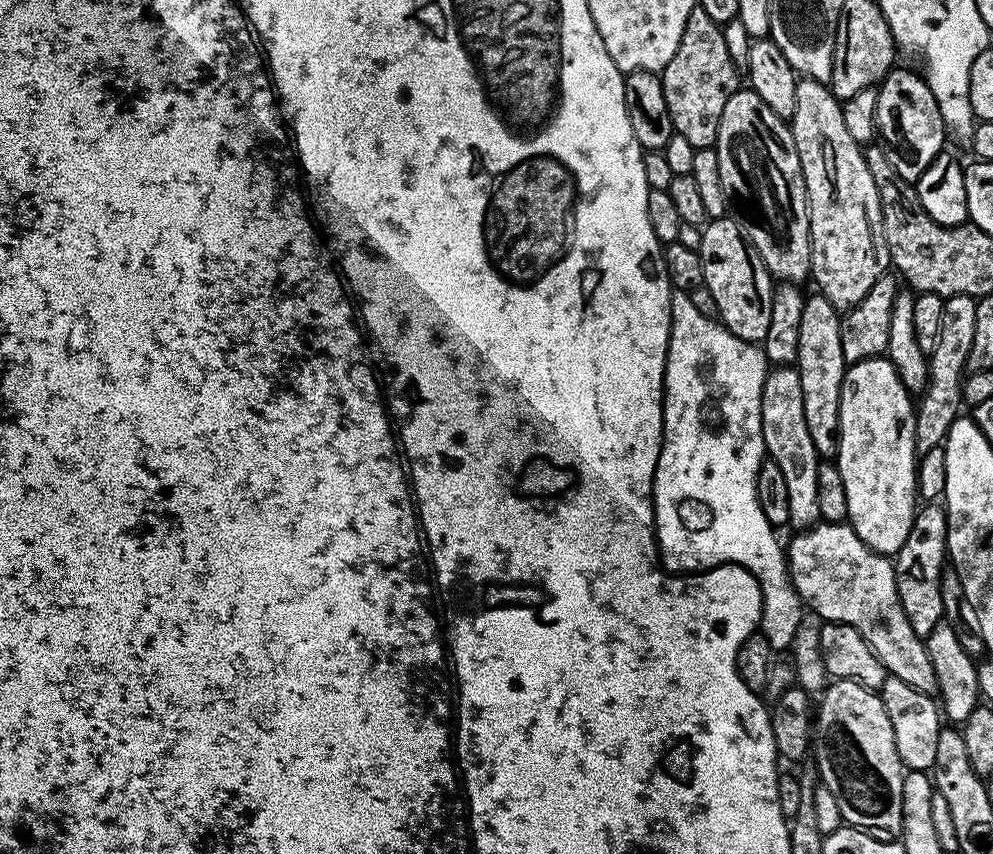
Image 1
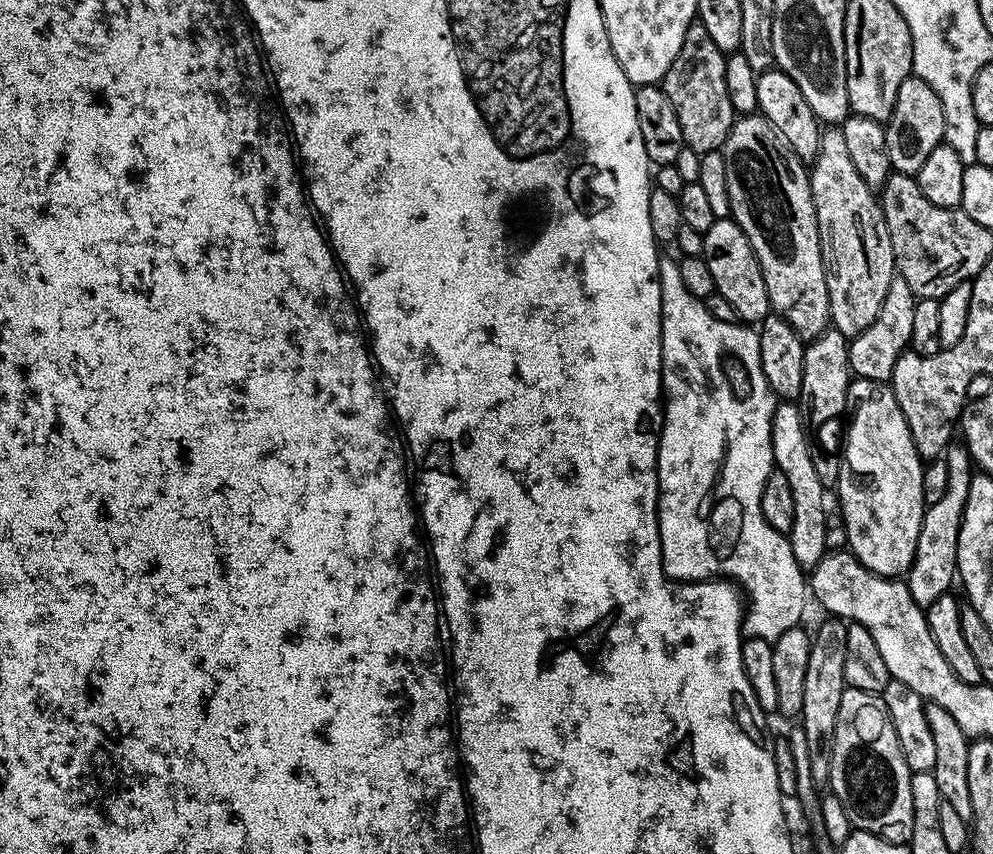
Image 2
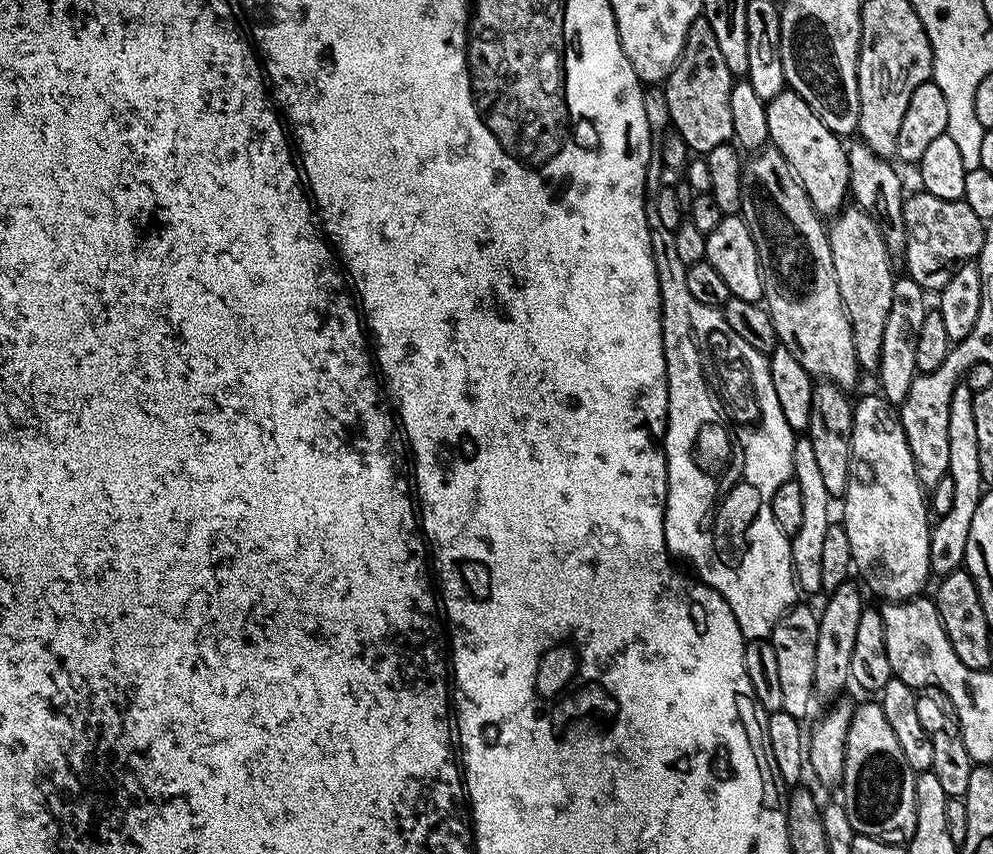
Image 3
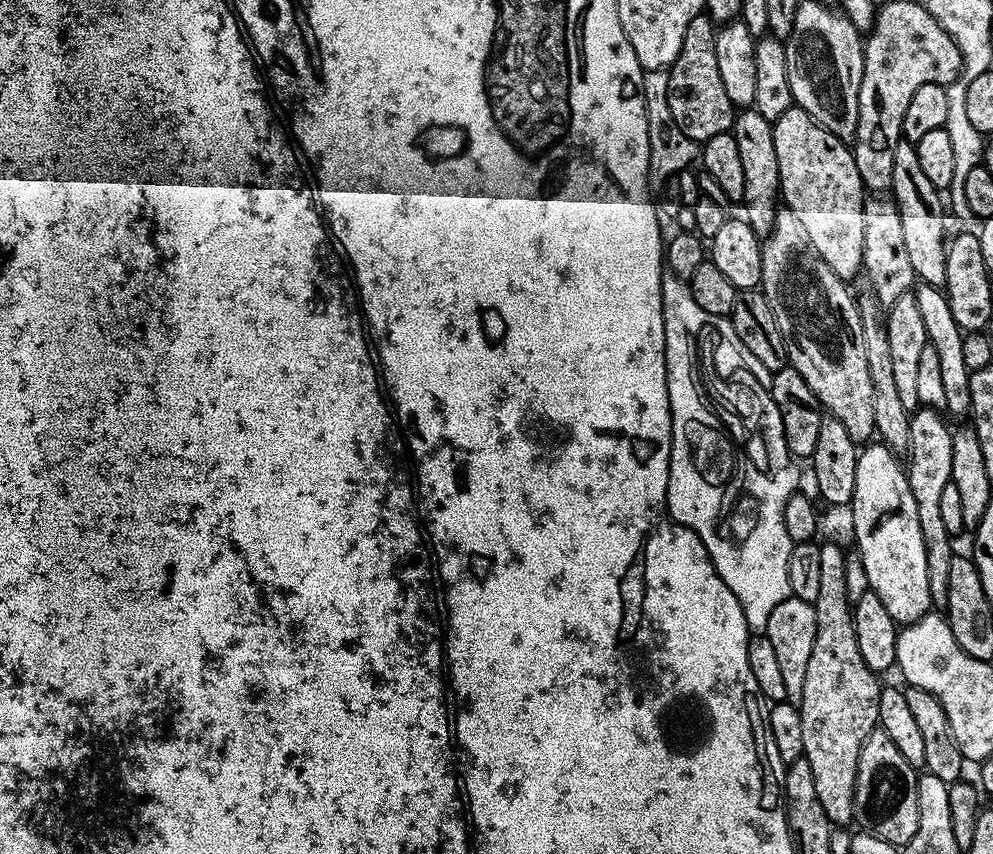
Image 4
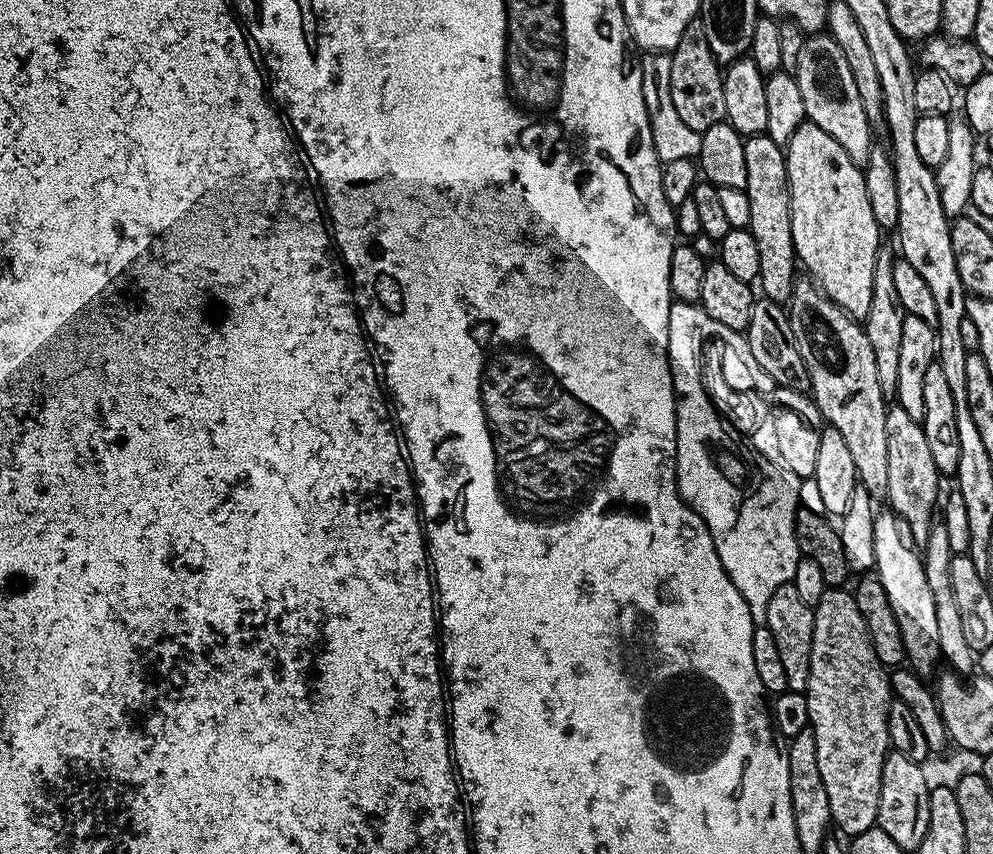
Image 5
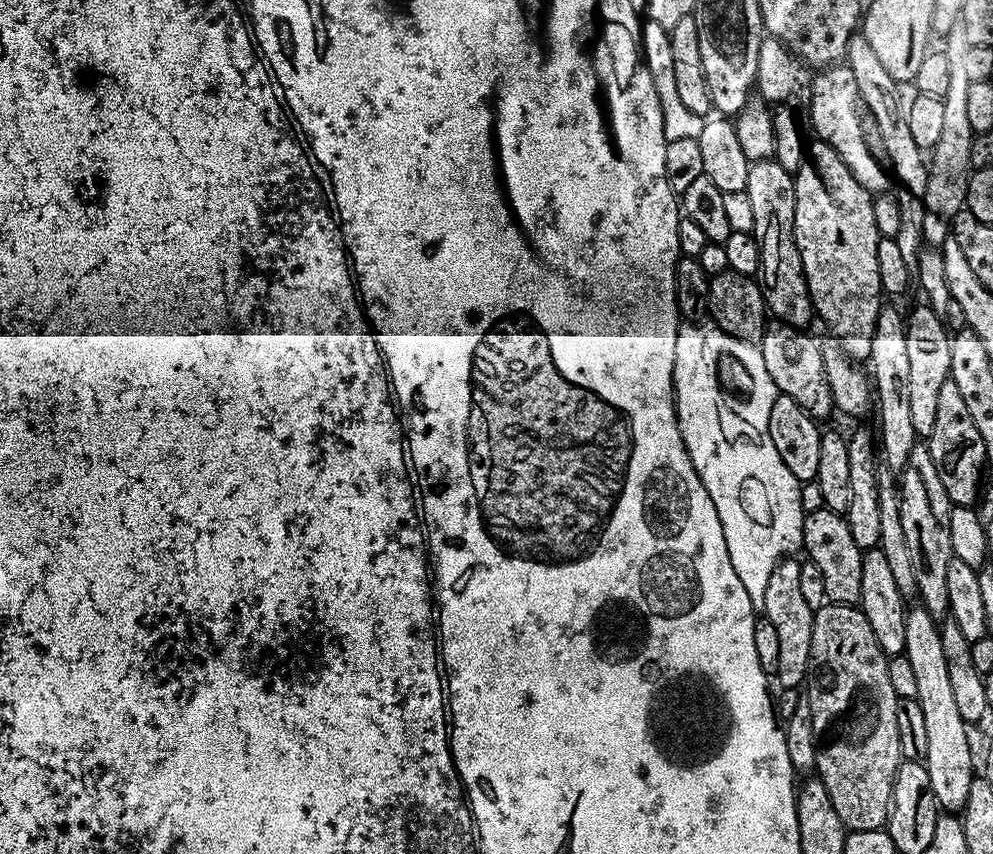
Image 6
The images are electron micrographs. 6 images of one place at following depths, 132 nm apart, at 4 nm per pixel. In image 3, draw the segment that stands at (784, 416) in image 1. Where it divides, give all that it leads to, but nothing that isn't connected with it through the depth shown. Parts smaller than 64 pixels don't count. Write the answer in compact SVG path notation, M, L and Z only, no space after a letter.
M806 438L797 439L794 446L794 479L802 486L802 530L791 536L792 570L796 573L796 582L801 593L817 592L822 589L822 546L830 523L828 503L830 497L814 455L814 446Z

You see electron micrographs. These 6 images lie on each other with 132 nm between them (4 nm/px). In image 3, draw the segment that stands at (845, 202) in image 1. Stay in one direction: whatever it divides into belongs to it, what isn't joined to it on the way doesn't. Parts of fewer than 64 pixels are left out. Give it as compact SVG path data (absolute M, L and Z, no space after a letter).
M859 206L845 207L831 223L827 225L830 254L834 258L834 274L838 278L838 294L842 294L844 309L850 318L850 326L854 334L854 354L858 358L861 369L876 370L879 369L882 358L882 333L886 330L886 317L890 315L890 302L894 298L894 273L892 273L894 260L888 255L888 247L878 226L865 214L863 208Z

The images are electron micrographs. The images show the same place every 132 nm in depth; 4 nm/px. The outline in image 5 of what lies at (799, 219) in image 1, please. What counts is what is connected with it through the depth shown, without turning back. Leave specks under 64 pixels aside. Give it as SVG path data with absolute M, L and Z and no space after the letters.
M808 278L797 279L792 287L792 296L786 302L790 318L790 330L794 330L794 342L810 378L810 395L816 401L823 423L842 434L846 447L854 461L854 470L859 487L865 488L873 501L880 502L887 494L889 481L889 456L886 447L886 414L890 404L882 386L878 386L878 373L874 363L874 349L866 338L861 321L848 316L822 289Z

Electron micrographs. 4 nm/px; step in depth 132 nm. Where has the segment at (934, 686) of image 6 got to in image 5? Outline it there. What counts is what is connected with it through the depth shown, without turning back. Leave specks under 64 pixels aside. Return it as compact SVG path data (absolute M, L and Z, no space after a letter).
M891 510L877 511L874 522L874 558L874 575L886 589L886 598L890 598L890 610L894 610L894 618L898 618L898 630L902 630L902 646L907 663L919 676L931 677L932 667L936 663L939 665L942 660L938 646L934 594L926 582L921 553L906 535L905 525L899 516Z

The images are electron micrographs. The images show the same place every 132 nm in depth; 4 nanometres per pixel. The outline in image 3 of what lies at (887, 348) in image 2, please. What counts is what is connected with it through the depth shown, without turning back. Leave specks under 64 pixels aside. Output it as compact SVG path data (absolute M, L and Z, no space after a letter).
M907 274L894 279L894 298L890 302L890 315L886 317L886 330L882 333L882 358L878 375L880 388L889 405L898 406L906 398L910 390L910 382L918 375L914 362L914 350L918 346L918 330L922 330L922 318L926 318L929 305L924 305L926 293L918 282L914 282Z

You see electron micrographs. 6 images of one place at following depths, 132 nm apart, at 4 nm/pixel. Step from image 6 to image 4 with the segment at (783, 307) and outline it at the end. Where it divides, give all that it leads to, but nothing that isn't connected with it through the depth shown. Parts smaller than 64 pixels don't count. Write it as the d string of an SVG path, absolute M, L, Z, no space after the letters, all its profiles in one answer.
M744 110L733 119L730 129L734 142L738 142L738 155L742 162L742 170L746 174L742 201L745 208L742 216L761 238L771 232L778 211L778 201L781 199L778 153L774 150L772 126L773 121L762 118L762 114L758 114L755 110Z

